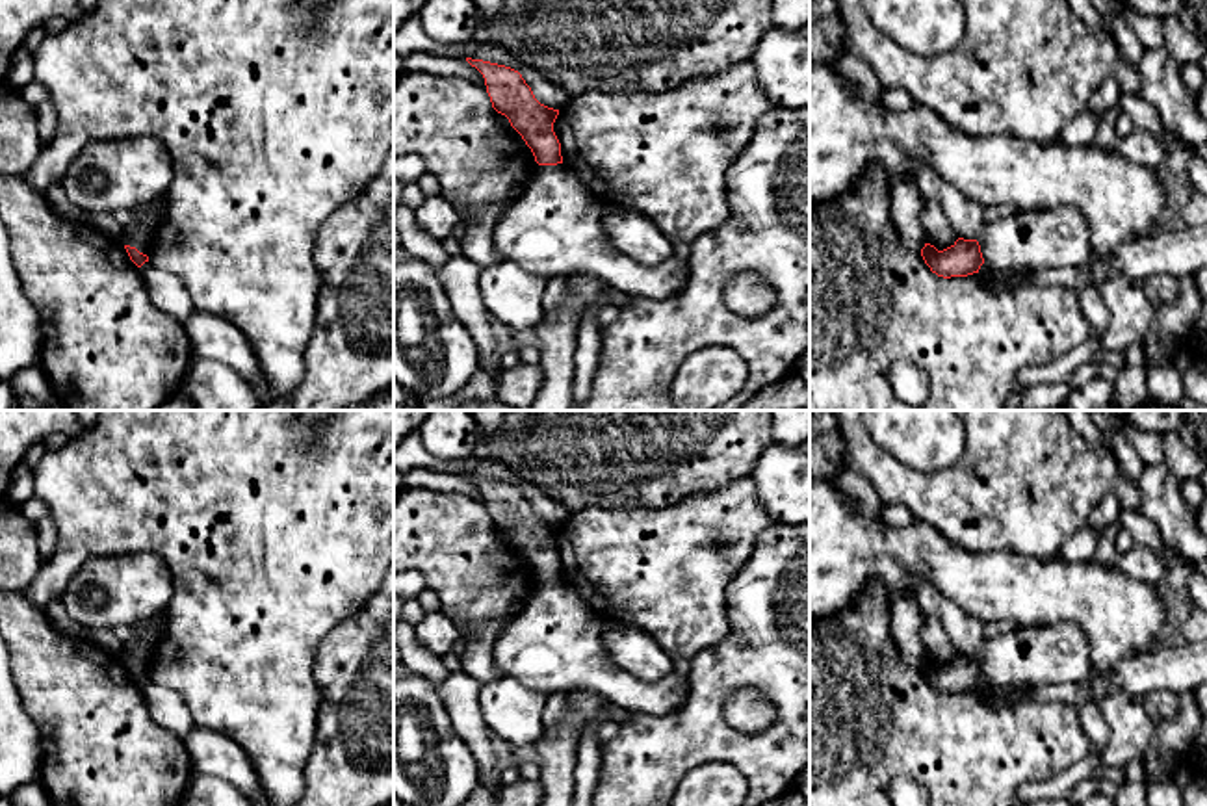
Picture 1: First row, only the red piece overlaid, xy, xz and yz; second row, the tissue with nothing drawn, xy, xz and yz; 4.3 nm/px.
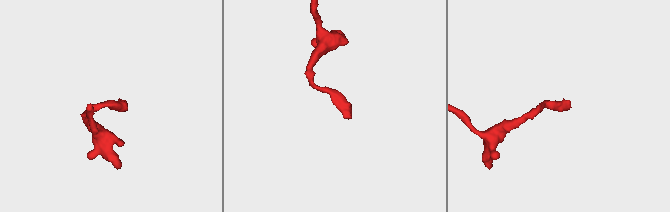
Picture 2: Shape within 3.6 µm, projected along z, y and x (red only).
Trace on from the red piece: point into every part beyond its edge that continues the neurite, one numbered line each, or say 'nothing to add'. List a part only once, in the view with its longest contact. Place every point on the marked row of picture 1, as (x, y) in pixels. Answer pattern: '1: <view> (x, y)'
nothing to add

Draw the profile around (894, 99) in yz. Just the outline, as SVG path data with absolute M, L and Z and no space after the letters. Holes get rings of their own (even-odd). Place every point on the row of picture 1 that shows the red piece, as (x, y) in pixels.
M882 87L880 102L891 111L906 111L915 106L915 100L902 89Z

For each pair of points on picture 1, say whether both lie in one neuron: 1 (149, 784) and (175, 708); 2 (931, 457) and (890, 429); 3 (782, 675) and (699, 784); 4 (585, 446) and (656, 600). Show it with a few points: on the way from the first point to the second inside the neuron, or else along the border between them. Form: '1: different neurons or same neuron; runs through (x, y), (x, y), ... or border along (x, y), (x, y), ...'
1: different neurons; border along (142, 693), (147, 712), (181, 740)
2: same neuron; runs through (921, 448), (899, 429)
3: different neurons; border along (749, 782), (708, 762), (678, 786)
4: different neurons; border along (658, 507), (582, 507), (572, 513)

